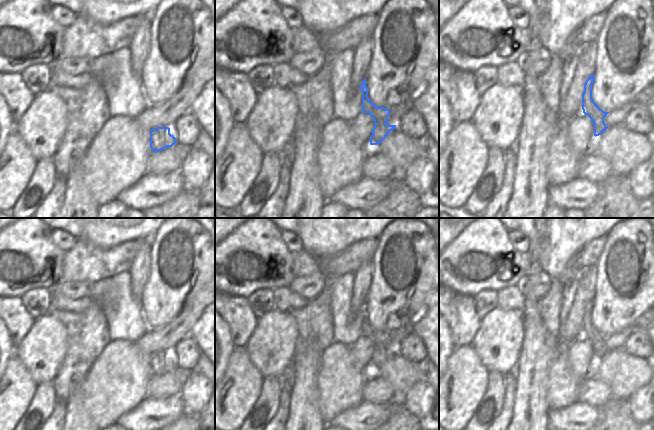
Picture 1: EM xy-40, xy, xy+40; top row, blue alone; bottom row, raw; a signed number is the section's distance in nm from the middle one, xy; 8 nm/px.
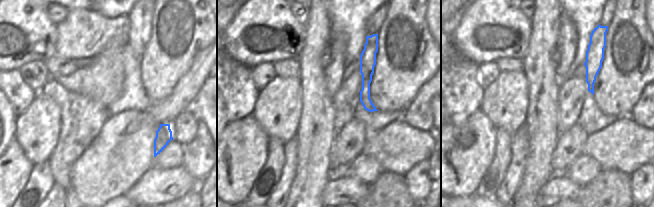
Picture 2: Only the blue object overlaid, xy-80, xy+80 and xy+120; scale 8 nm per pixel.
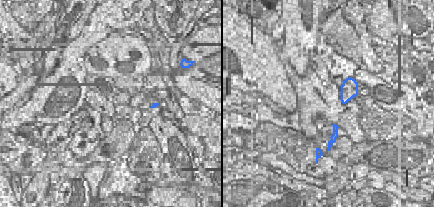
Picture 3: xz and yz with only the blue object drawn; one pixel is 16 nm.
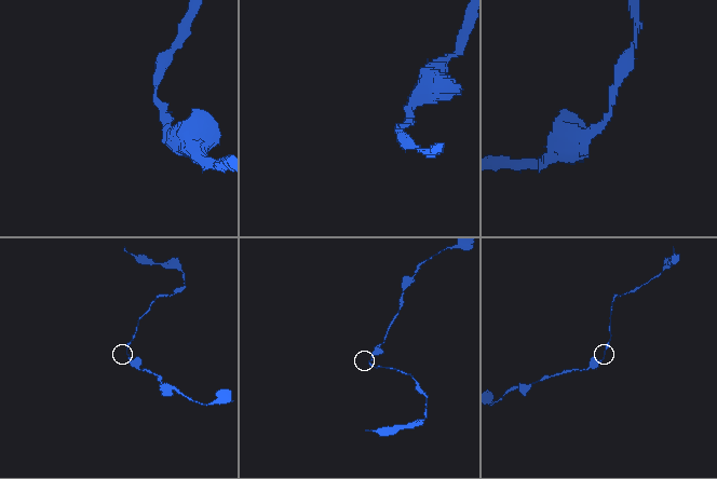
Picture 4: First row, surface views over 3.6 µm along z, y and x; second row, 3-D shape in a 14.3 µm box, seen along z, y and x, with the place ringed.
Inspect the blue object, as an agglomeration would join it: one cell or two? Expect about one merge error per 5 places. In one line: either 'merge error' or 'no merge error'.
no merge error

